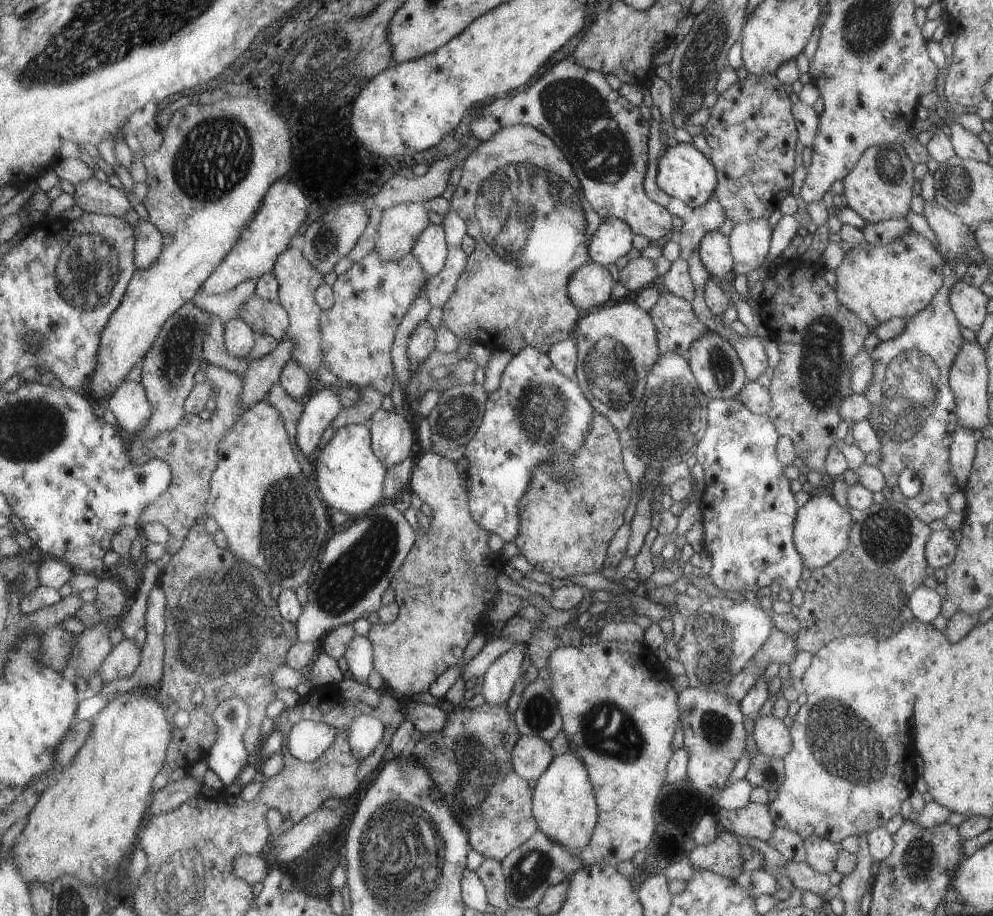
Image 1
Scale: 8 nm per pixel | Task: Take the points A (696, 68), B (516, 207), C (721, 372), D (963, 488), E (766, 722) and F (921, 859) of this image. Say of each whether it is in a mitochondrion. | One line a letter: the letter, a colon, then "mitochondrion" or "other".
A: mitochondrion
B: mitochondrion
C: mitochondrion
D: other
E: other
F: mitochondrion

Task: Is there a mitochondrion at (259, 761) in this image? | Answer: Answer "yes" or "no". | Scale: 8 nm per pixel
no

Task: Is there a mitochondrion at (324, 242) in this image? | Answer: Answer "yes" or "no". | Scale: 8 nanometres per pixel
yes

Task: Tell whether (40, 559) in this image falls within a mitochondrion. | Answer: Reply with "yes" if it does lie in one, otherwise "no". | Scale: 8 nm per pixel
no

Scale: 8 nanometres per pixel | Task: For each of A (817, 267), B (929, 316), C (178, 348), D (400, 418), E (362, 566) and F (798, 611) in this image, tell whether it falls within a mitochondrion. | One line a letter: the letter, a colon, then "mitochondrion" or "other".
A: other
B: other
C: mitochondrion
D: other
E: mitochondrion
F: other

